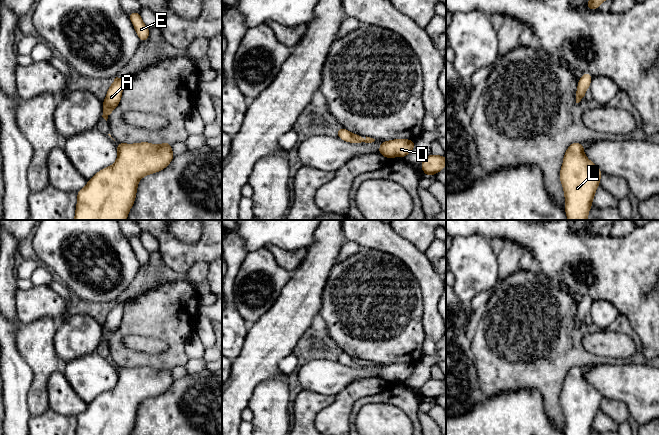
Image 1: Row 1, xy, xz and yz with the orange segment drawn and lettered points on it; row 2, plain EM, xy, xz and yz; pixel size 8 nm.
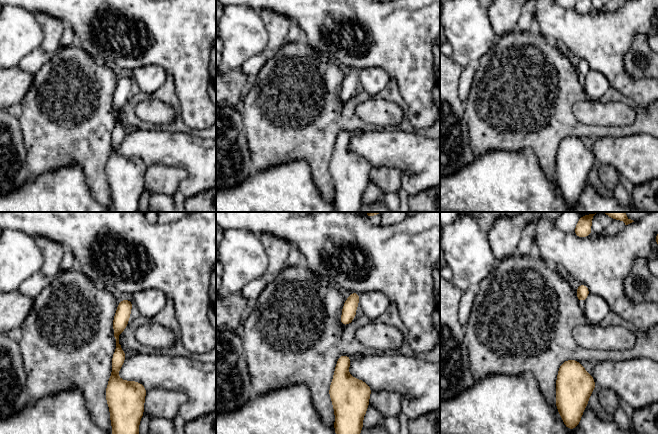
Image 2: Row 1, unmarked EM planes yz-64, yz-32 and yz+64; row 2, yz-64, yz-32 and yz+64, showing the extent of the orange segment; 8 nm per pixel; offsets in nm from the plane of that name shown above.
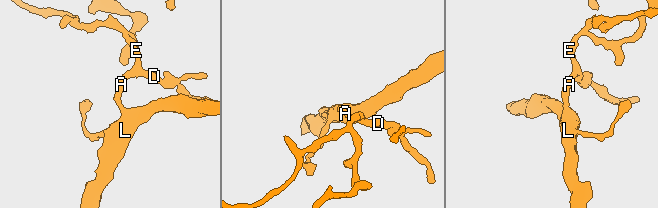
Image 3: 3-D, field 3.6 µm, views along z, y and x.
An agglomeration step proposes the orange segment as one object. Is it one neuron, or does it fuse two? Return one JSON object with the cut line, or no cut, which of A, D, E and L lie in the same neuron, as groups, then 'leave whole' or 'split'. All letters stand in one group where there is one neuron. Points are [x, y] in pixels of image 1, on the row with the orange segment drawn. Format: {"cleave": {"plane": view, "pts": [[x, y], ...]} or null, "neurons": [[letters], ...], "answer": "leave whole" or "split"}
{"cleave": null, "neurons": [["A", "D", "E", "L"]], "answer": "leave whole"}

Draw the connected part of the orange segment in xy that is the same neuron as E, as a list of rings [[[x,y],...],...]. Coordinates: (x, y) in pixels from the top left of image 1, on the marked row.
[[[132,12],[127,14],[130,21],[132,22],[135,31],[139,37],[140,42],[145,42],[149,38],[150,29],[144,24],[140,16],[140,12]]]

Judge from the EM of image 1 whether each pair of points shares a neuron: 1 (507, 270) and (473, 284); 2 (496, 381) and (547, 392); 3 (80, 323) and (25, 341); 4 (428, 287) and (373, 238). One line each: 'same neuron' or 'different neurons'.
1: different neurons
2: same neuron
3: different neurons
4: same neuron

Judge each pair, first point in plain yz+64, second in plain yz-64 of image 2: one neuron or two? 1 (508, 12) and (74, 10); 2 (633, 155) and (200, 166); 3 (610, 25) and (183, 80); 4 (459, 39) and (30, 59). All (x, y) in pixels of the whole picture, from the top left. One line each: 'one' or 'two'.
1: two
2: one
3: one
4: two

